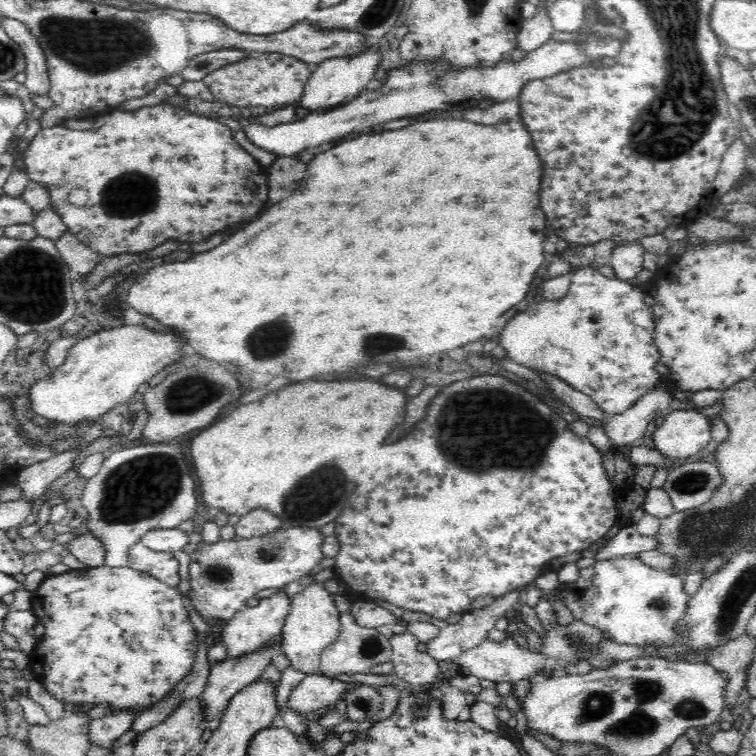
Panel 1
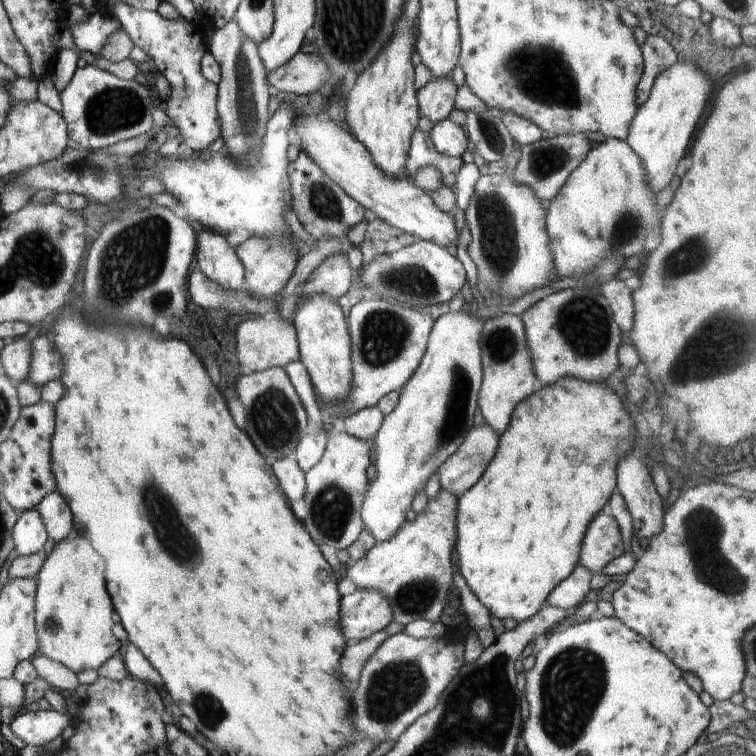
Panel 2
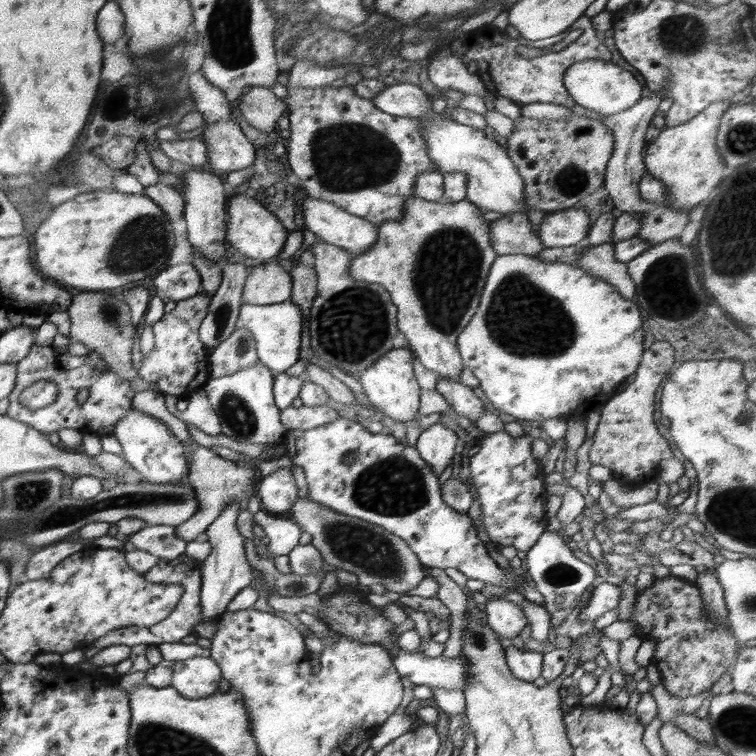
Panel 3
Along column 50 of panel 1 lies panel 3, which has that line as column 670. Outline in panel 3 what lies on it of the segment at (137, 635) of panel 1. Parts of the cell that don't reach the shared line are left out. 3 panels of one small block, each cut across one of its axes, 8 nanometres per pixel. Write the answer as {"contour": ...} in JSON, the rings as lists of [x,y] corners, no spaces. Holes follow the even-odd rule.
{"contour":[[[671,574],[664,578],[654,577],[650,586],[636,593],[629,621],[633,627],[633,634],[637,634],[642,639],[654,640],[656,643],[651,664],[658,669],[664,688],[678,698],[688,698],[712,688],[721,679],[725,670],[733,666],[740,651],[728,623],[723,627],[705,617],[698,585]]]}

